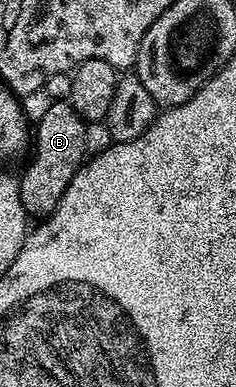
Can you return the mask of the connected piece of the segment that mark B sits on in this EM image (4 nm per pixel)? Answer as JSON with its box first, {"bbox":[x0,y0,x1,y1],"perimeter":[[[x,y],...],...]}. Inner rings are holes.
{"bbox":[17,100,88,219],"perimeter":[[[69,100],[54,101],[52,108],[44,111],[44,115],[40,115],[40,119],[33,126],[32,149],[34,145],[34,154],[31,155],[30,162],[27,163],[22,177],[17,178],[20,203],[24,207],[26,214],[31,218],[45,219],[50,216],[52,211],[56,211],[68,183],[87,160],[86,129],[88,129],[87,122],[82,120],[82,116],[74,110],[74,106],[70,104]]]}

